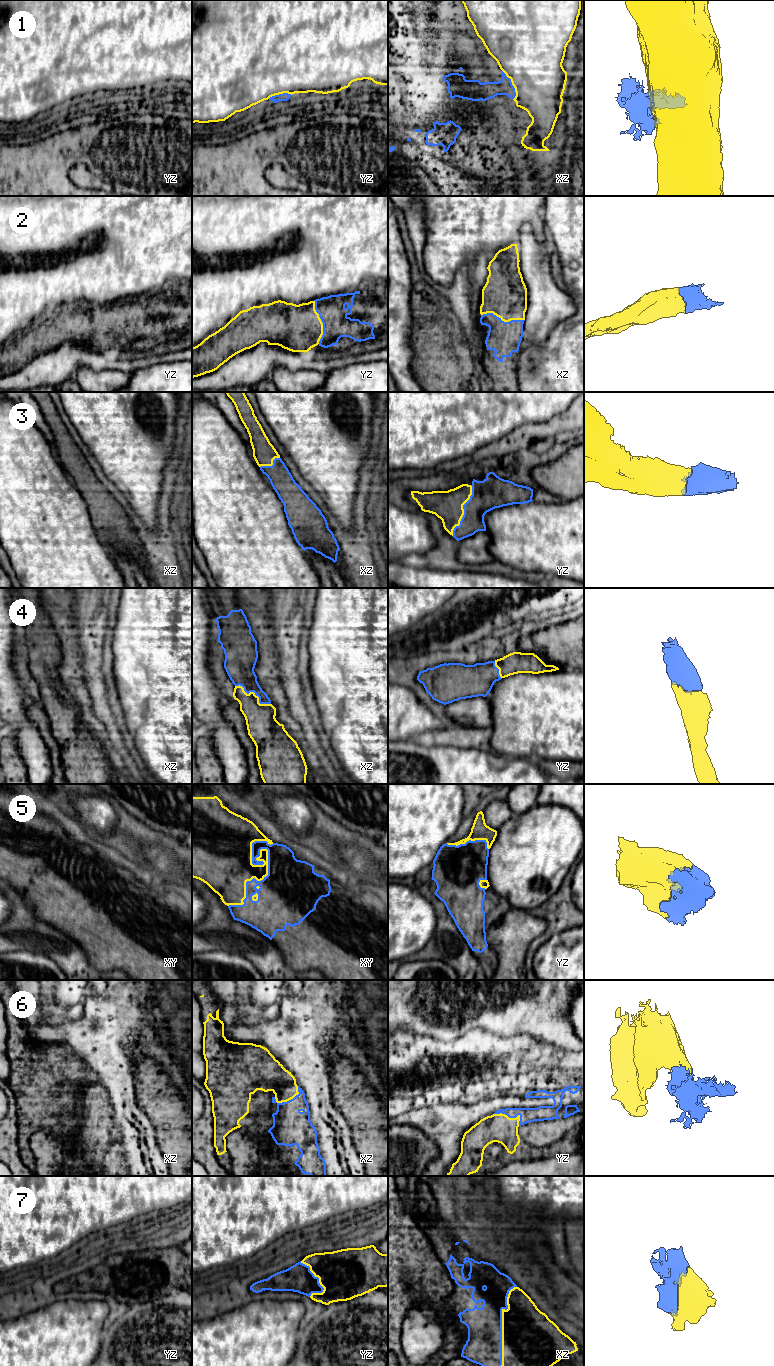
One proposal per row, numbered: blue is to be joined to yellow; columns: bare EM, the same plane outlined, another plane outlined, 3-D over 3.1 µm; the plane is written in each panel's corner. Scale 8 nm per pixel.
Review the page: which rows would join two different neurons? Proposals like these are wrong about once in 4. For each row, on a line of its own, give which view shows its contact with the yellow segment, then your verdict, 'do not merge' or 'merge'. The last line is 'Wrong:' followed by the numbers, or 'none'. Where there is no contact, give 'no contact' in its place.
1: xz | do not merge
2: xz | merge
3: yz | merge
4: xz | merge
5: xy | merge
6: yz | merge
7: xz | merge
Wrong: 1

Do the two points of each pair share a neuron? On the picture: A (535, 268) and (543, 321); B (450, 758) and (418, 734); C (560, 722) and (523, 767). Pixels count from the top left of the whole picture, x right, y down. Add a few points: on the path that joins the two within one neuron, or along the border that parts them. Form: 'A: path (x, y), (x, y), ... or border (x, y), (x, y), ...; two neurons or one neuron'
A: path (539, 281), (543, 294), (543, 308); one neuron
B: border (410, 742), (433, 746); two neurons
C: border (506, 756), (534, 759); two neurons

